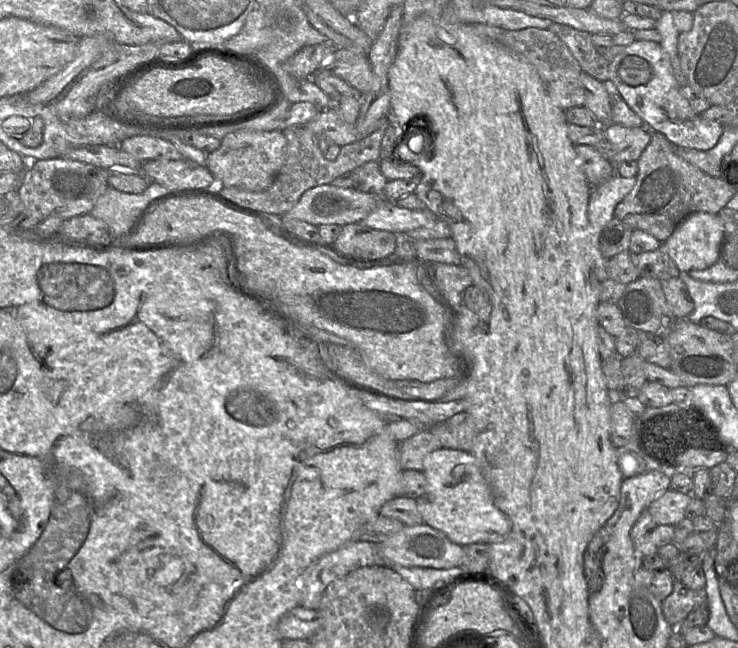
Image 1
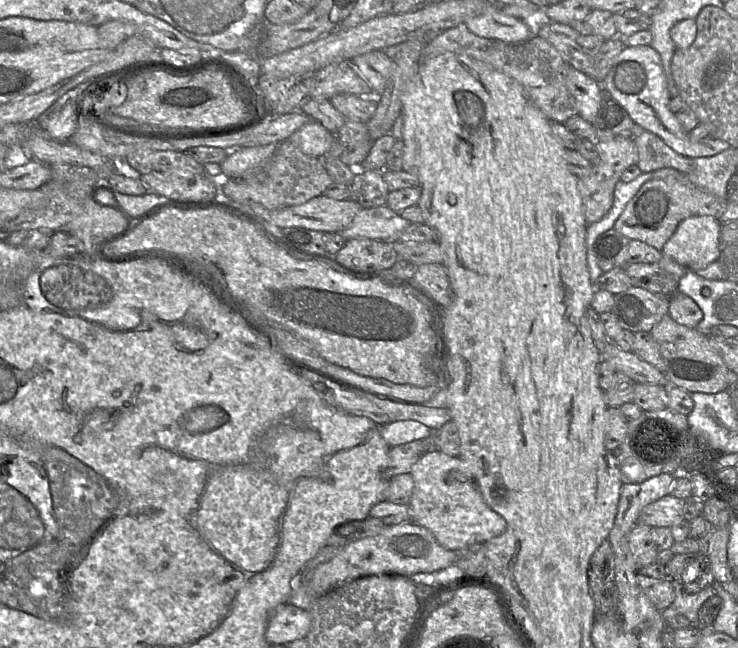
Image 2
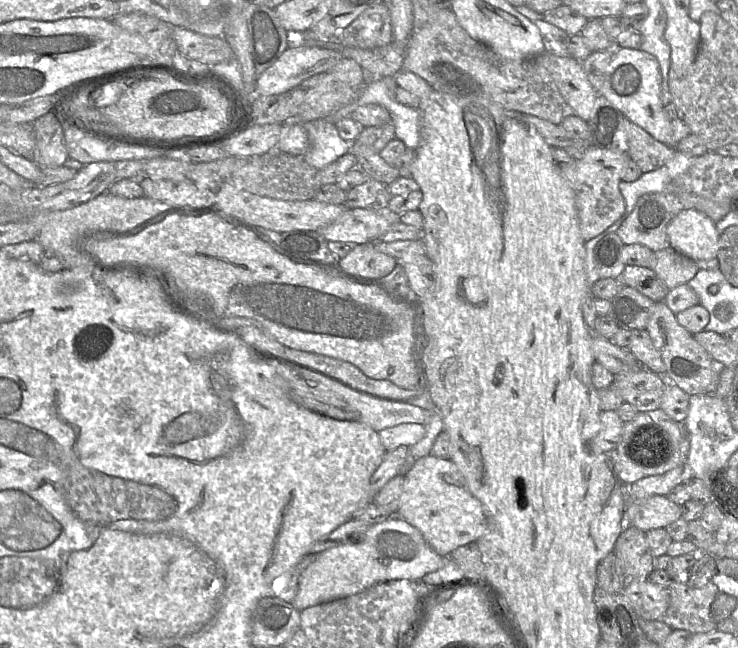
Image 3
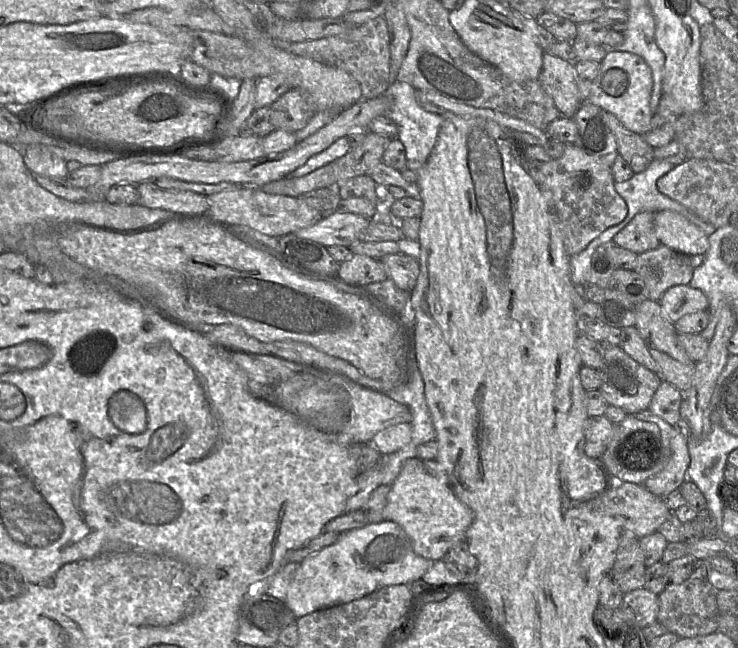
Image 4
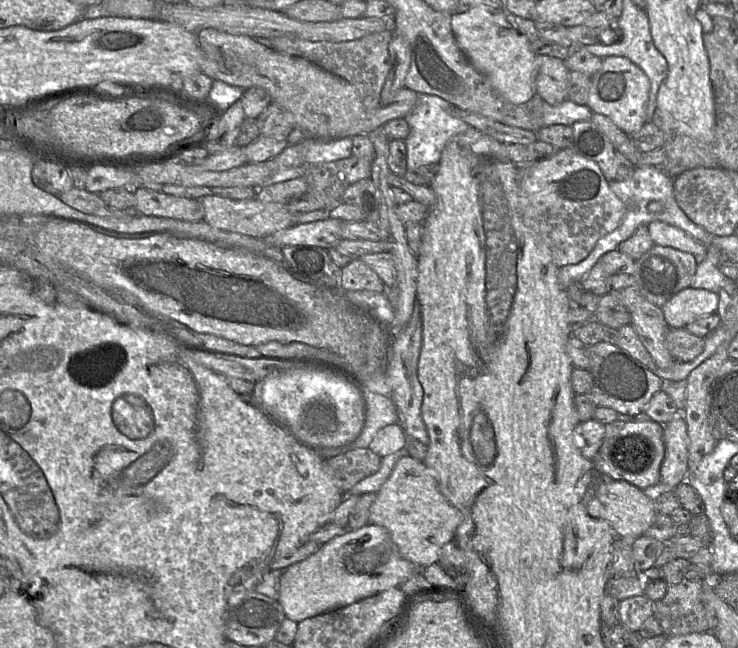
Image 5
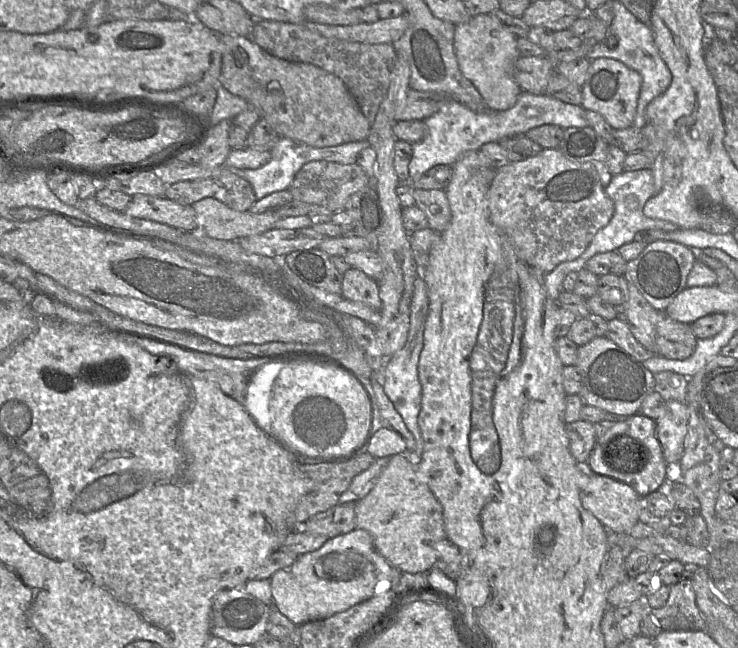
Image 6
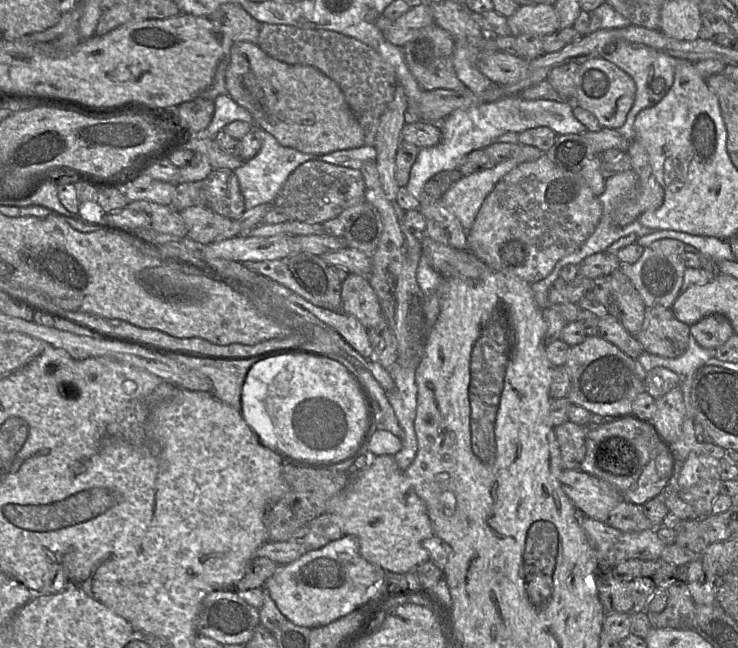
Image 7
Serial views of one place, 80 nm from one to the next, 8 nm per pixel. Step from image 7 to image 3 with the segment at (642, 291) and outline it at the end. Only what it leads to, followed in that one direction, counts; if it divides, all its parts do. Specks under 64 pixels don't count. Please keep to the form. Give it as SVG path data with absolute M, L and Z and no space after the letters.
M671 247L655 252L655 260L651 269L669 289L687 284L699 270L694 260Z

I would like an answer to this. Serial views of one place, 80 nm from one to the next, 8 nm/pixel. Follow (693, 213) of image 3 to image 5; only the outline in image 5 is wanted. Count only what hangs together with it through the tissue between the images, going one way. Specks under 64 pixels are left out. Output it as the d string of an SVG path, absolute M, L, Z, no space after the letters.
M653 221L648 225L648 231L655 245L668 246L693 255L706 254L706 244L694 239L680 228L661 221Z

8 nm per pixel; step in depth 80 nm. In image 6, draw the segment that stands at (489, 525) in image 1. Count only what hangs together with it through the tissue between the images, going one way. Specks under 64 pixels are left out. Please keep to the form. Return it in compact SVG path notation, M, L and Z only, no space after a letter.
M404 455L390 457L386 467L379 475L370 492L356 502L357 529L368 531L374 541L374 547L392 566L402 572L427 572L438 558L434 544L446 538L443 521L443 509L429 487L421 481L413 466Z

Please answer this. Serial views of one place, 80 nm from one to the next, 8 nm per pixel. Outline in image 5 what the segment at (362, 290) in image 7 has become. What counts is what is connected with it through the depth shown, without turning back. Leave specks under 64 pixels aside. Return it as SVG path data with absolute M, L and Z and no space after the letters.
M359 257L352 258L350 263L343 267L341 271L340 290L344 292L360 290L386 291L386 287L378 274Z

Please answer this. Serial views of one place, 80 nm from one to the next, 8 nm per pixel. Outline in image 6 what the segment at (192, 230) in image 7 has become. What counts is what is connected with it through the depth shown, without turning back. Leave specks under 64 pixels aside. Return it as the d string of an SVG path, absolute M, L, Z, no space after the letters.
M204 198L192 204L197 217L197 229L205 235L227 241L257 235L275 227L280 217L276 211L260 214L236 211L214 198Z

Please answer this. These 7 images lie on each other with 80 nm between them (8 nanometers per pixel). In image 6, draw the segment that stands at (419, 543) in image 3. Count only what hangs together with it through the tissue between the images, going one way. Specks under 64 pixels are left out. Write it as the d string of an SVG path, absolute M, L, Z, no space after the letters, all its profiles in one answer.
M354 529L328 539L319 549L298 556L292 565L275 572L270 577L272 605L275 605L296 626L301 626L310 621L331 617L373 596L389 591L397 586L401 572L377 552L373 537L368 531Z

